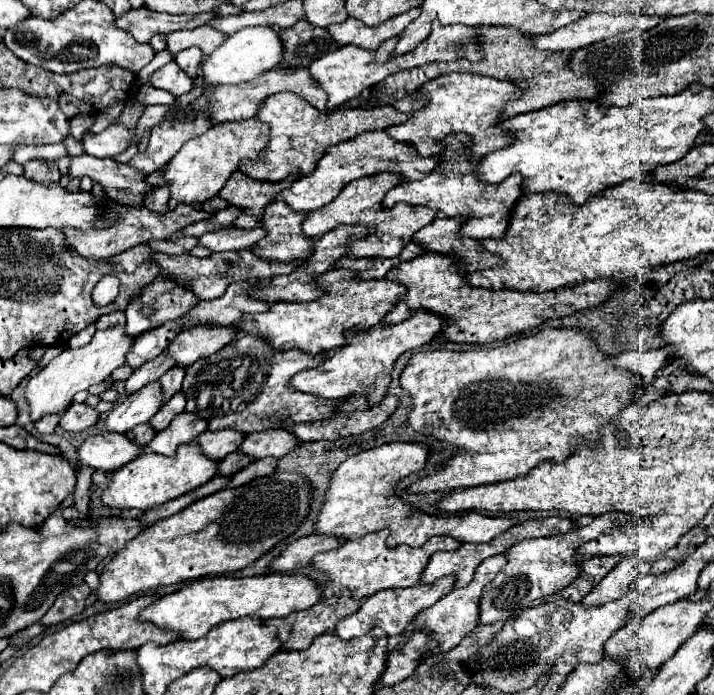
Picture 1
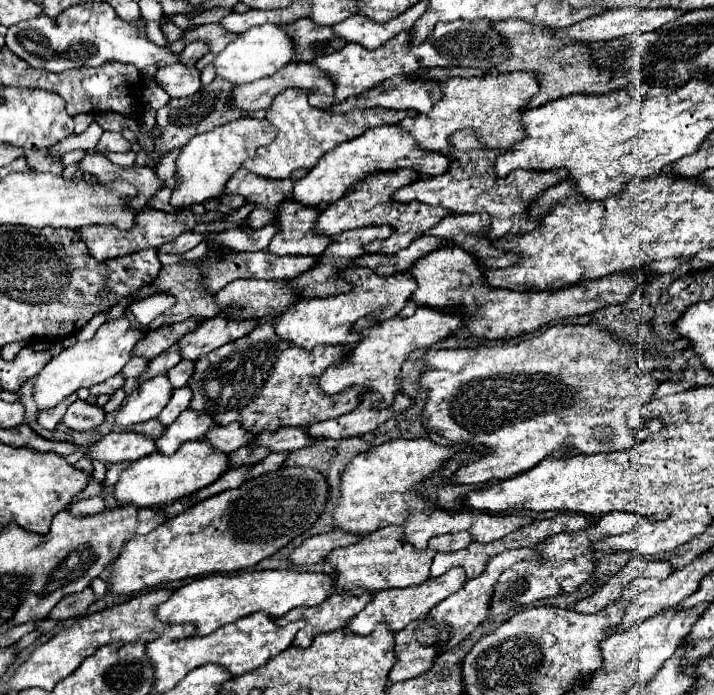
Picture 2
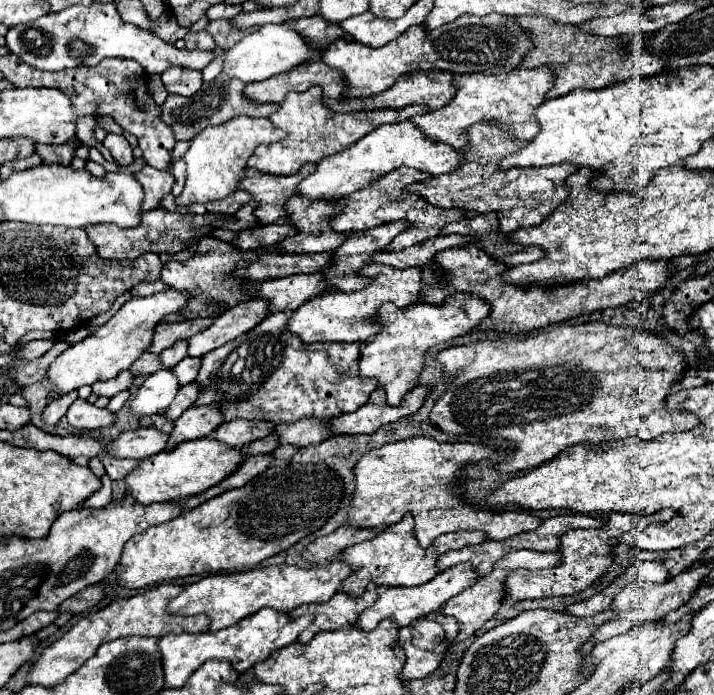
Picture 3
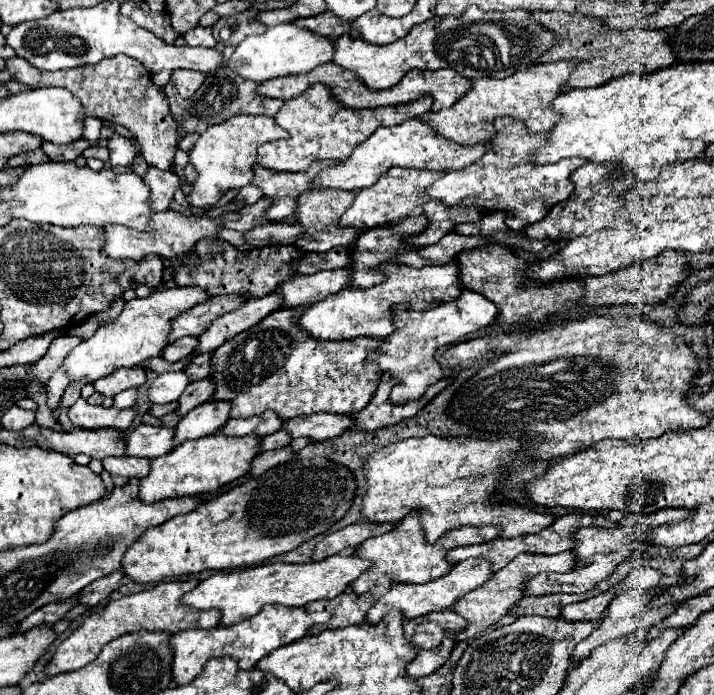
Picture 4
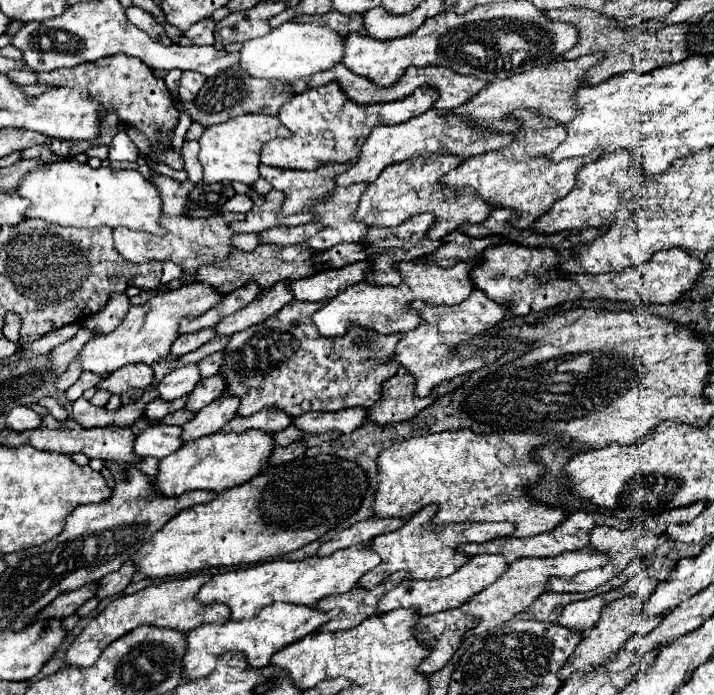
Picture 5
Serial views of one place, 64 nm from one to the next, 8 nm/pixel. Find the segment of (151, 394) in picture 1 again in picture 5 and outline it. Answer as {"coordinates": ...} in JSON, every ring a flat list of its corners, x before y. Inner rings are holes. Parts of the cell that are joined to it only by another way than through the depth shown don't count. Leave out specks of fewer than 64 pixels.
{"coordinates":[[186,364,178,370,172,370,160,380,160,394,162,400,176,400,192,392,192,388,202,380,198,364]]}

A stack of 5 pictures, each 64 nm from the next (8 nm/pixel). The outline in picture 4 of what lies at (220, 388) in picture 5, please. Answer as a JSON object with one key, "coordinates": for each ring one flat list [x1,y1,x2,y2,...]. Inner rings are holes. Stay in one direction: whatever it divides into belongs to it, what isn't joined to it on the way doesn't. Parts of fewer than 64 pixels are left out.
{"coordinates":[[204,378,204,380,196,380,192,382,184,394,180,396,180,408,176,410,178,414,188,414,192,408,208,402,216,392,216,384,210,380,210,378]]}

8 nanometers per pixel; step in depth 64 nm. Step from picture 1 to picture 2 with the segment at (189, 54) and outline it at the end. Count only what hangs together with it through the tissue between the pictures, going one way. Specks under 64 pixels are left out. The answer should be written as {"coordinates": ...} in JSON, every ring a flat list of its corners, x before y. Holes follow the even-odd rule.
{"coordinates":[[196,40,196,42,190,42,180,56,182,56,182,62,184,62,186,66,194,66,194,62,196,62,198,58,202,58,204,54,208,54,208,52,210,52,210,46,208,46,206,42]]}

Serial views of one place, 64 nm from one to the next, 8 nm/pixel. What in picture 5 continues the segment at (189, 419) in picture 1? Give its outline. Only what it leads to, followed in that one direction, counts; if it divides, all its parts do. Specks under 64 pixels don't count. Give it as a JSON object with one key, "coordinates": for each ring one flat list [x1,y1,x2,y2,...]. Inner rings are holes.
{"coordinates":[[220,396,200,412,196,412,196,418,184,424,182,440,196,440,204,434,214,434,226,428,226,424,236,416,240,406,240,398,236,396]]}

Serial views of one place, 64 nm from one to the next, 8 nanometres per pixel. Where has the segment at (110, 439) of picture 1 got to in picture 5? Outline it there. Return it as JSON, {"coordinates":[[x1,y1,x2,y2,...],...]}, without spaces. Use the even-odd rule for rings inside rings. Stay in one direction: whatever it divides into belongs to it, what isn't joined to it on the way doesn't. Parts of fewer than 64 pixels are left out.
{"coordinates":[[154,426,148,430,142,430,136,436,136,444,134,444,134,452,138,456,154,456,154,458,166,458,170,454,174,454,184,440,182,436,182,428,180,426]]}

